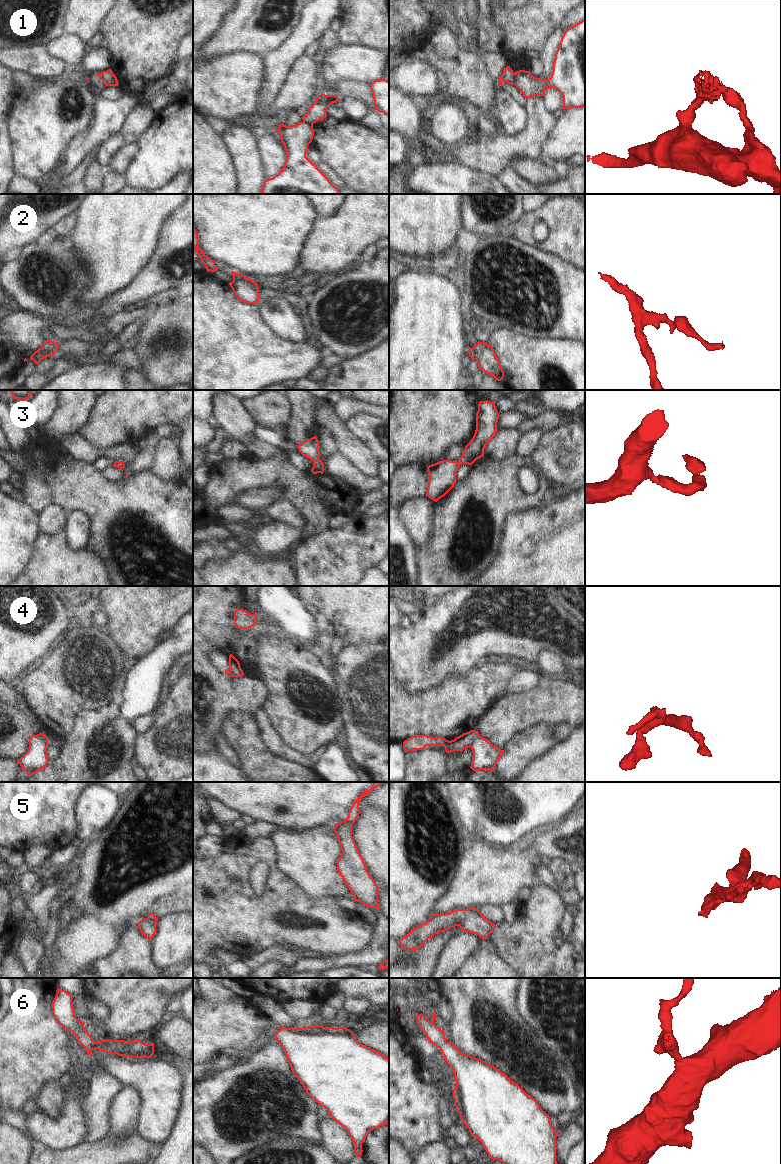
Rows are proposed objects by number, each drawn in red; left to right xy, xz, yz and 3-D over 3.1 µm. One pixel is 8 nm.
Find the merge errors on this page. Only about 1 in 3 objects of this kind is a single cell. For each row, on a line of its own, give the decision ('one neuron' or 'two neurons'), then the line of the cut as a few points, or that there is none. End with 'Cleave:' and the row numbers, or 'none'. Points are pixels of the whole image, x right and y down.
1: two neurons | yz (515, 73), (515, 82), (513, 84)
2: two neurons | xz (245, 276), (233, 281)
3: one neuron | no cut
4: two neurons | xy (37, 734), (43, 741), (47, 742)
5: two neurons | xy (147, 917), (155, 923)
6: one neuron | no cut
Cleave: 1, 2, 4, 5

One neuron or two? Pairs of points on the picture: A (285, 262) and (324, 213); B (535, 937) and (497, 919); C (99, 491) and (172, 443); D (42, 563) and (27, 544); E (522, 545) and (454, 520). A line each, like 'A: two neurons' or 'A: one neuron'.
A: two neurons
B: two neurons
C: two neurons
D: two neurons
E: two neurons

